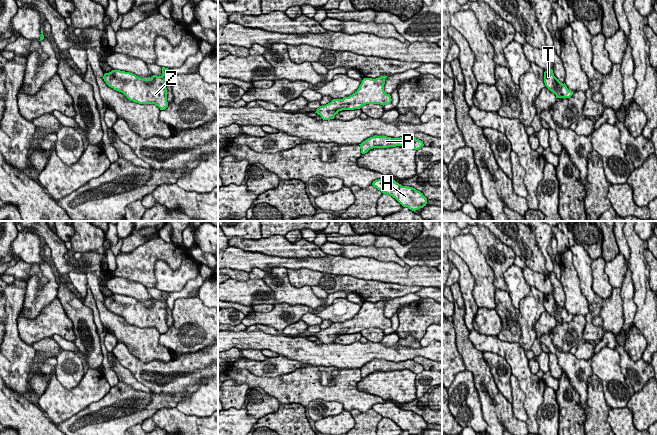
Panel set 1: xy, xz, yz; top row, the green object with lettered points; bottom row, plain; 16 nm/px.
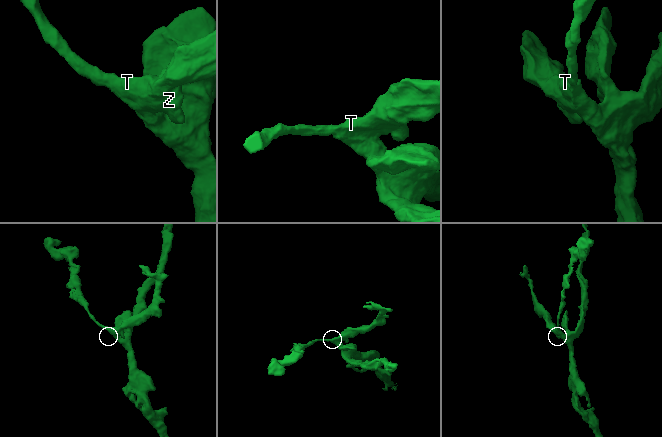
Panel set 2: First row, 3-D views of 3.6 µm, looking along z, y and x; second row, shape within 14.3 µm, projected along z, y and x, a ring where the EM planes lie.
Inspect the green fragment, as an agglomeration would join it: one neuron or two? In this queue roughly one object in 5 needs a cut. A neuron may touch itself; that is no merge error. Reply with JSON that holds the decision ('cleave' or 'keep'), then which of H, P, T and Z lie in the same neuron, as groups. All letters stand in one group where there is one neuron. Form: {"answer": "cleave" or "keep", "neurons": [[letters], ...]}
{"answer": "keep", "neurons": [["H", "P", "T", "Z"]]}

